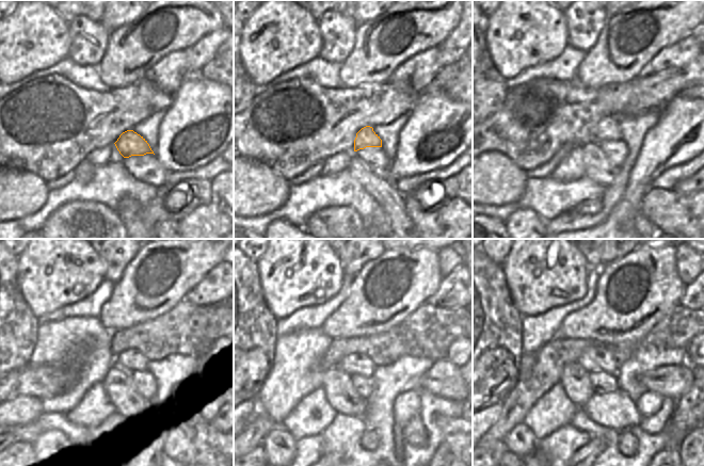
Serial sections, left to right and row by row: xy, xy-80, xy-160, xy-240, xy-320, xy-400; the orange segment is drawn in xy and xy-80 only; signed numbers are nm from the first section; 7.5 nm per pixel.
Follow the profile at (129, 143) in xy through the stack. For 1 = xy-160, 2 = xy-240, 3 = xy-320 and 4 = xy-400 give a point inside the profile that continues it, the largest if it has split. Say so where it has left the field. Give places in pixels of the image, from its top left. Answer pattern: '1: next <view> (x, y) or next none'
1: next xy-160 (607, 129)
2: next xy-240 (130, 359)
3: next xy-320 (361, 364)
4: next xy-400 (595, 357)

